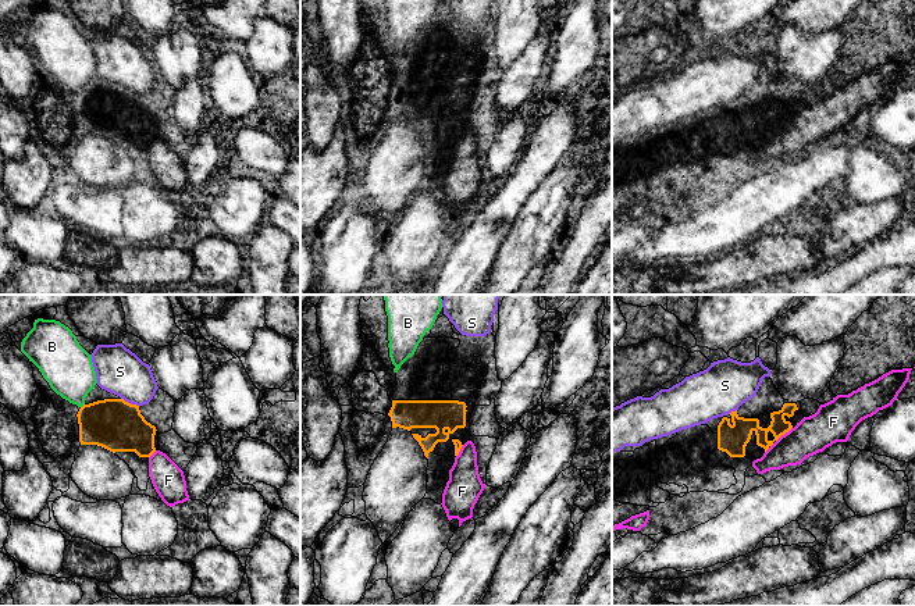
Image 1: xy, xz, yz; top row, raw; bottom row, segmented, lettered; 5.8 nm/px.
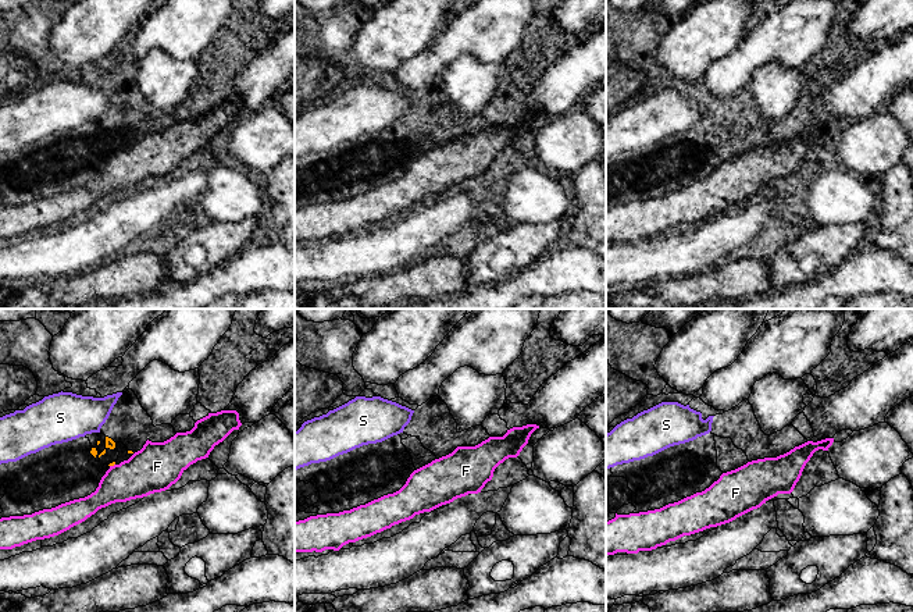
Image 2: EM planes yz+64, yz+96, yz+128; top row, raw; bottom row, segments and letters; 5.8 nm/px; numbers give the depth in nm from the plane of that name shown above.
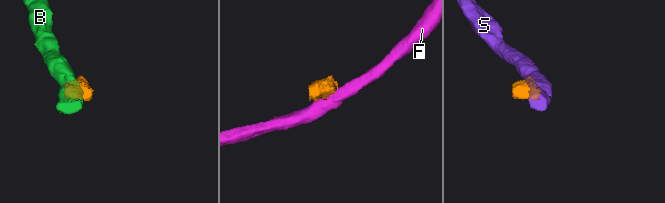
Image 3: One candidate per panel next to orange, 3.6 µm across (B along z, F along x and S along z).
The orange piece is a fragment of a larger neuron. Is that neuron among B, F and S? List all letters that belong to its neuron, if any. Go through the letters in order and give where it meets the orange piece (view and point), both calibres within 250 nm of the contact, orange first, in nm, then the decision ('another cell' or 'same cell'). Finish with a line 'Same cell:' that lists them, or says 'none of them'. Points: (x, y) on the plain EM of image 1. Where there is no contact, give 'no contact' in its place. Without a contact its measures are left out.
B: meets orange in xy at (82, 95); 300 nm thick on the orange side, 280 nm on the other; another cell
F: meets orange in yz at (783, 123); 130 nm thick on the orange side, 220 nm on the other; another cell
S: meets orange in xy at (130, 92); 300 nm thick on the orange side, 260 nm on the other; another cell
Same cell: none of them

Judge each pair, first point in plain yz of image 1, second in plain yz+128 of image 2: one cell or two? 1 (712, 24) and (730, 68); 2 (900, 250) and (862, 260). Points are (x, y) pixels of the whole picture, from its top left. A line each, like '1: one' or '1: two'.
1: two
2: one

